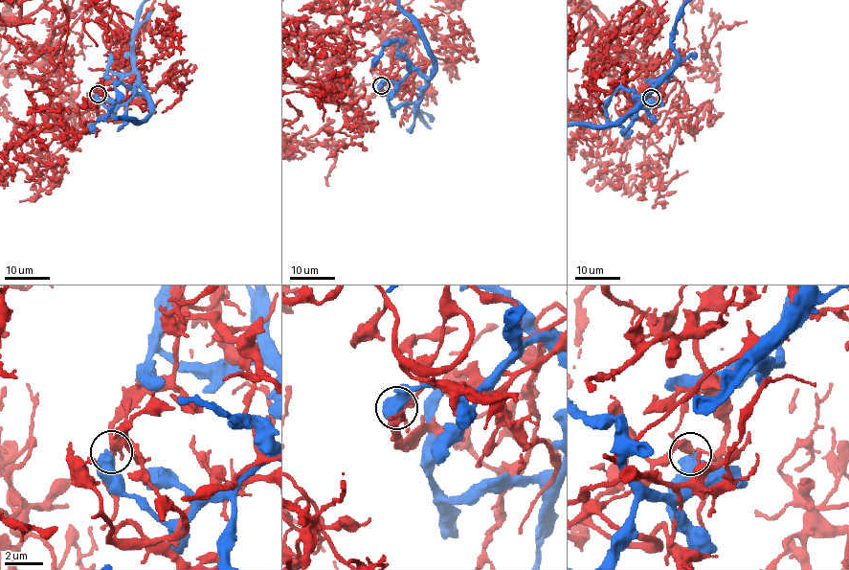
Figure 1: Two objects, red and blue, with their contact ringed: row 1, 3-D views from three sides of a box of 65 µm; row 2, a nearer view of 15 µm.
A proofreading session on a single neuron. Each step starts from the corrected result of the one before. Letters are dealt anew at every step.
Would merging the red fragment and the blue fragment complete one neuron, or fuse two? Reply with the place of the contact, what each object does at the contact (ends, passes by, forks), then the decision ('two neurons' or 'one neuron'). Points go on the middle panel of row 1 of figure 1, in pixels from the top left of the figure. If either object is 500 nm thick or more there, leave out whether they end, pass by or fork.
place (381, 85); two neurons

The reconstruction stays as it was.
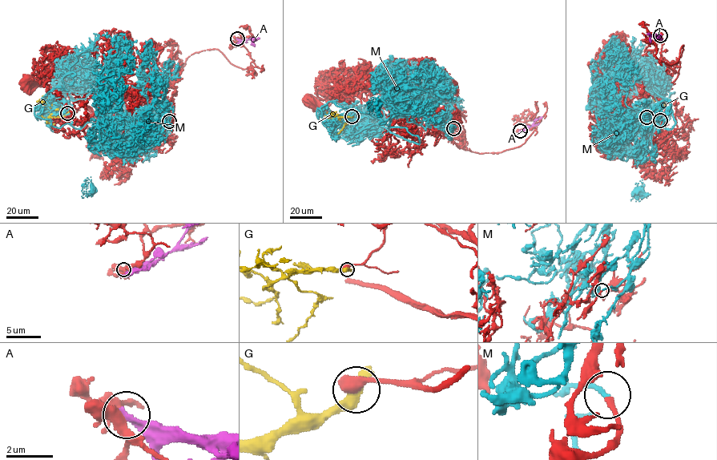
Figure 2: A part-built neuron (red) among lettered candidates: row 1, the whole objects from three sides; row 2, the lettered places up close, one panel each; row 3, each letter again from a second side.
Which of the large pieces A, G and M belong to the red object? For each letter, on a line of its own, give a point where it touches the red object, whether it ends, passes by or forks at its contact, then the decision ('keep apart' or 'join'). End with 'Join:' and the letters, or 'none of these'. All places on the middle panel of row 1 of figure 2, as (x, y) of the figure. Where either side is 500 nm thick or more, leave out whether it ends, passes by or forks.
A: contact (520, 131); it ends; keep apart
G: contact (352, 116); keep apart
M: contact (453, 128); it ends; keep apart
Join: none of these

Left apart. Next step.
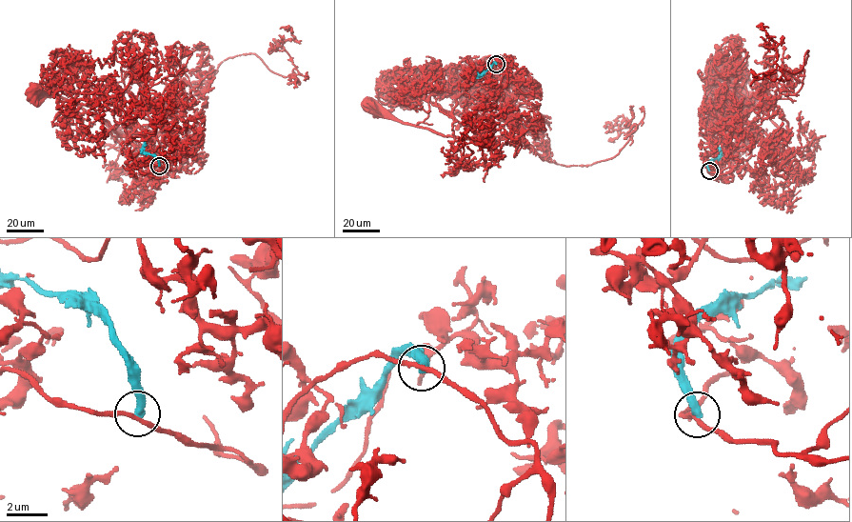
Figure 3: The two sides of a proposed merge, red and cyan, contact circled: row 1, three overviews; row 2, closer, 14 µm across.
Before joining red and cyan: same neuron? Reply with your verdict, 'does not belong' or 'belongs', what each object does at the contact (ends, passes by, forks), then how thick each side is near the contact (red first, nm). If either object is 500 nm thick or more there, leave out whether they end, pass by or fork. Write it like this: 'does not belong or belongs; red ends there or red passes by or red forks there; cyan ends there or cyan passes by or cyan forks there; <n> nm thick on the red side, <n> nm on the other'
does not belong; red passes by; cyan ends there; 200 nm thick on the red side, 440 nm on the other

